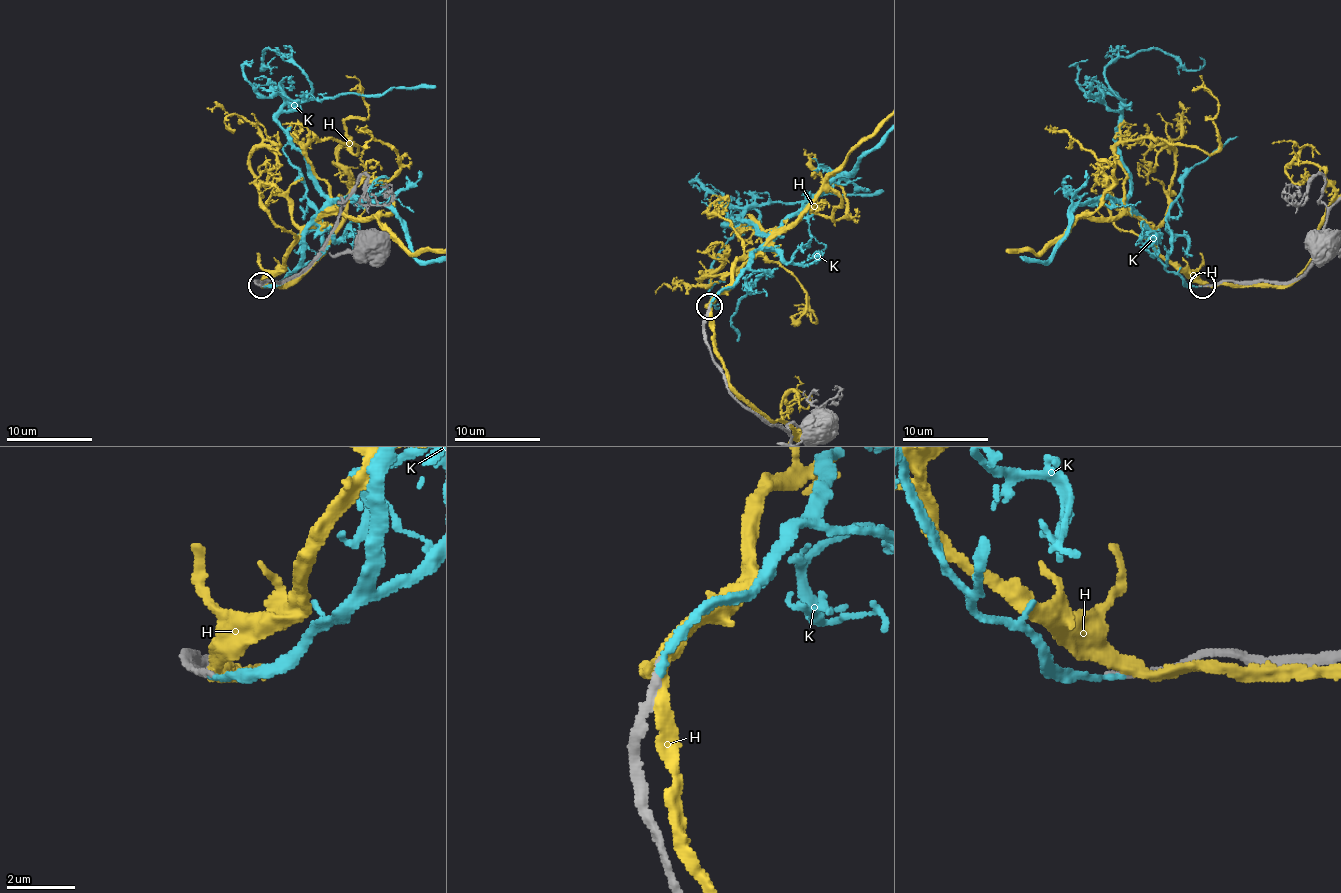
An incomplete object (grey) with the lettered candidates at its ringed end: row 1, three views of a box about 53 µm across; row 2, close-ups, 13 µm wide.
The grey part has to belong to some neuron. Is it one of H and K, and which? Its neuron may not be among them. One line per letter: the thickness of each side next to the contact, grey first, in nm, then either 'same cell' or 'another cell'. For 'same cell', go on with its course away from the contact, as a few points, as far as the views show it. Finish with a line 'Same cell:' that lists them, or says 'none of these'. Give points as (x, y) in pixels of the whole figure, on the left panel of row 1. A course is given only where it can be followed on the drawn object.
H: calibres 240 and 320 nm; another cell
K: calibres 220 and 180 nm; same cell
Same cell: K

